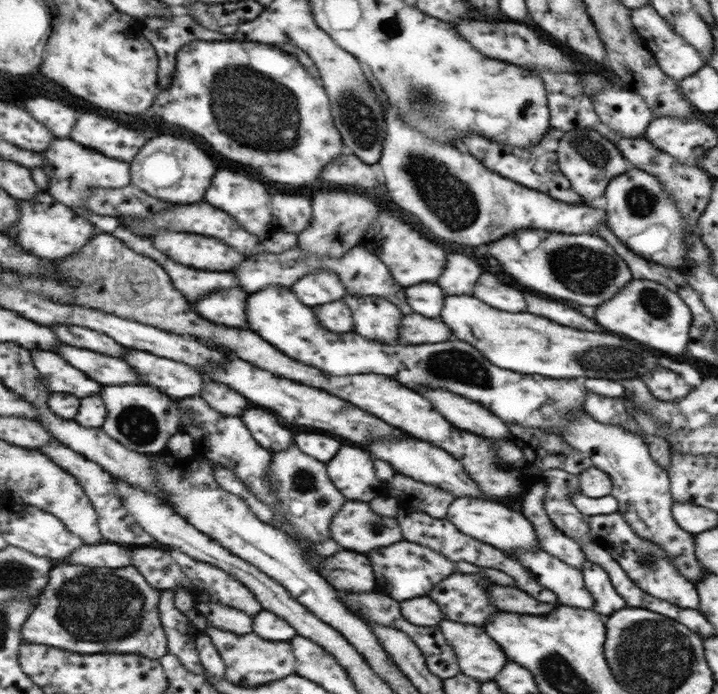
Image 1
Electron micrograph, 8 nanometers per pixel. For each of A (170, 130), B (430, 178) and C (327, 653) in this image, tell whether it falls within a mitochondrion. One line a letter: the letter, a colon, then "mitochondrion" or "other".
A: other
B: mitochondrion
C: other

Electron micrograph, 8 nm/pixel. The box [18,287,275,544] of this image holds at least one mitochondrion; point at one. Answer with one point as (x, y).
(136, 423)

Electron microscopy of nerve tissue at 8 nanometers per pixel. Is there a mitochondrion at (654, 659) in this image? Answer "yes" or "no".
yes

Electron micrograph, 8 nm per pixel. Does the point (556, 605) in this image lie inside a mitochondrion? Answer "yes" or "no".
no

